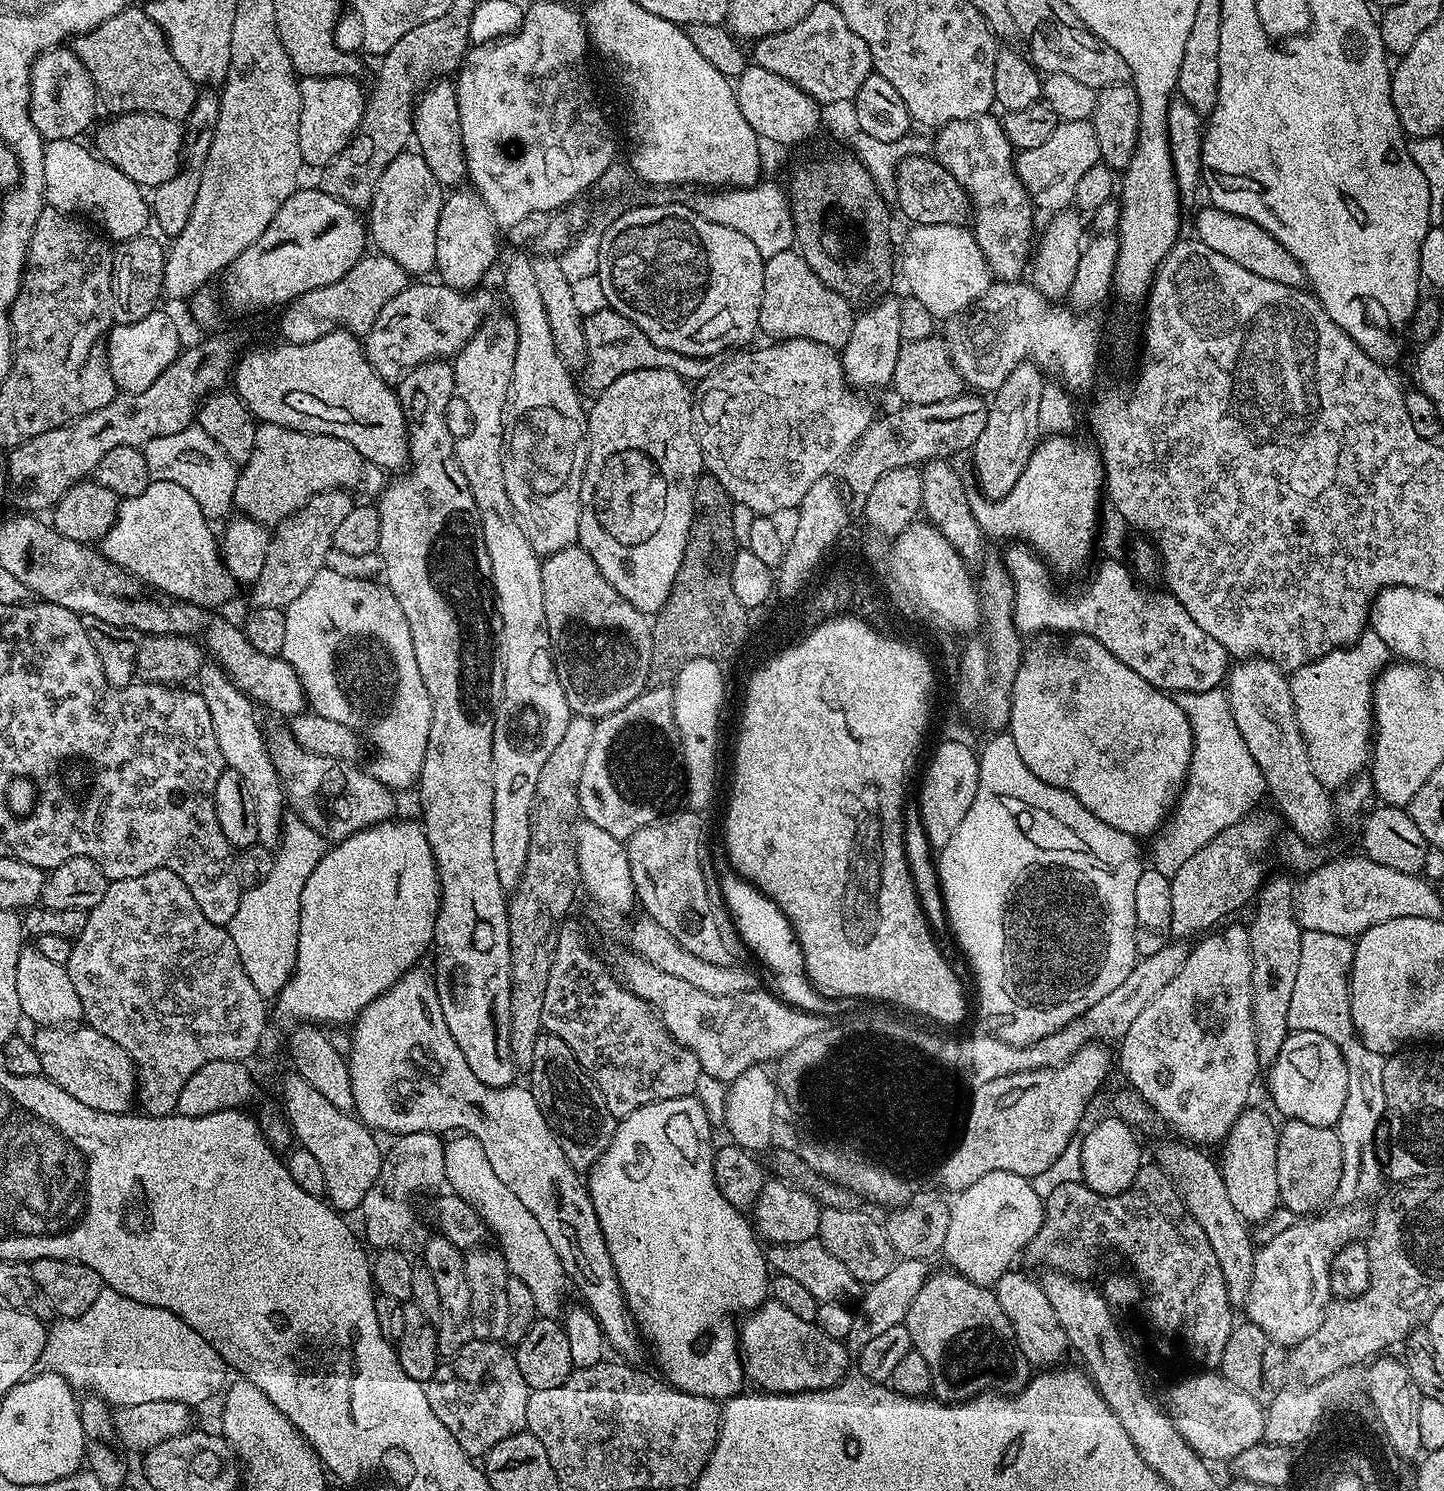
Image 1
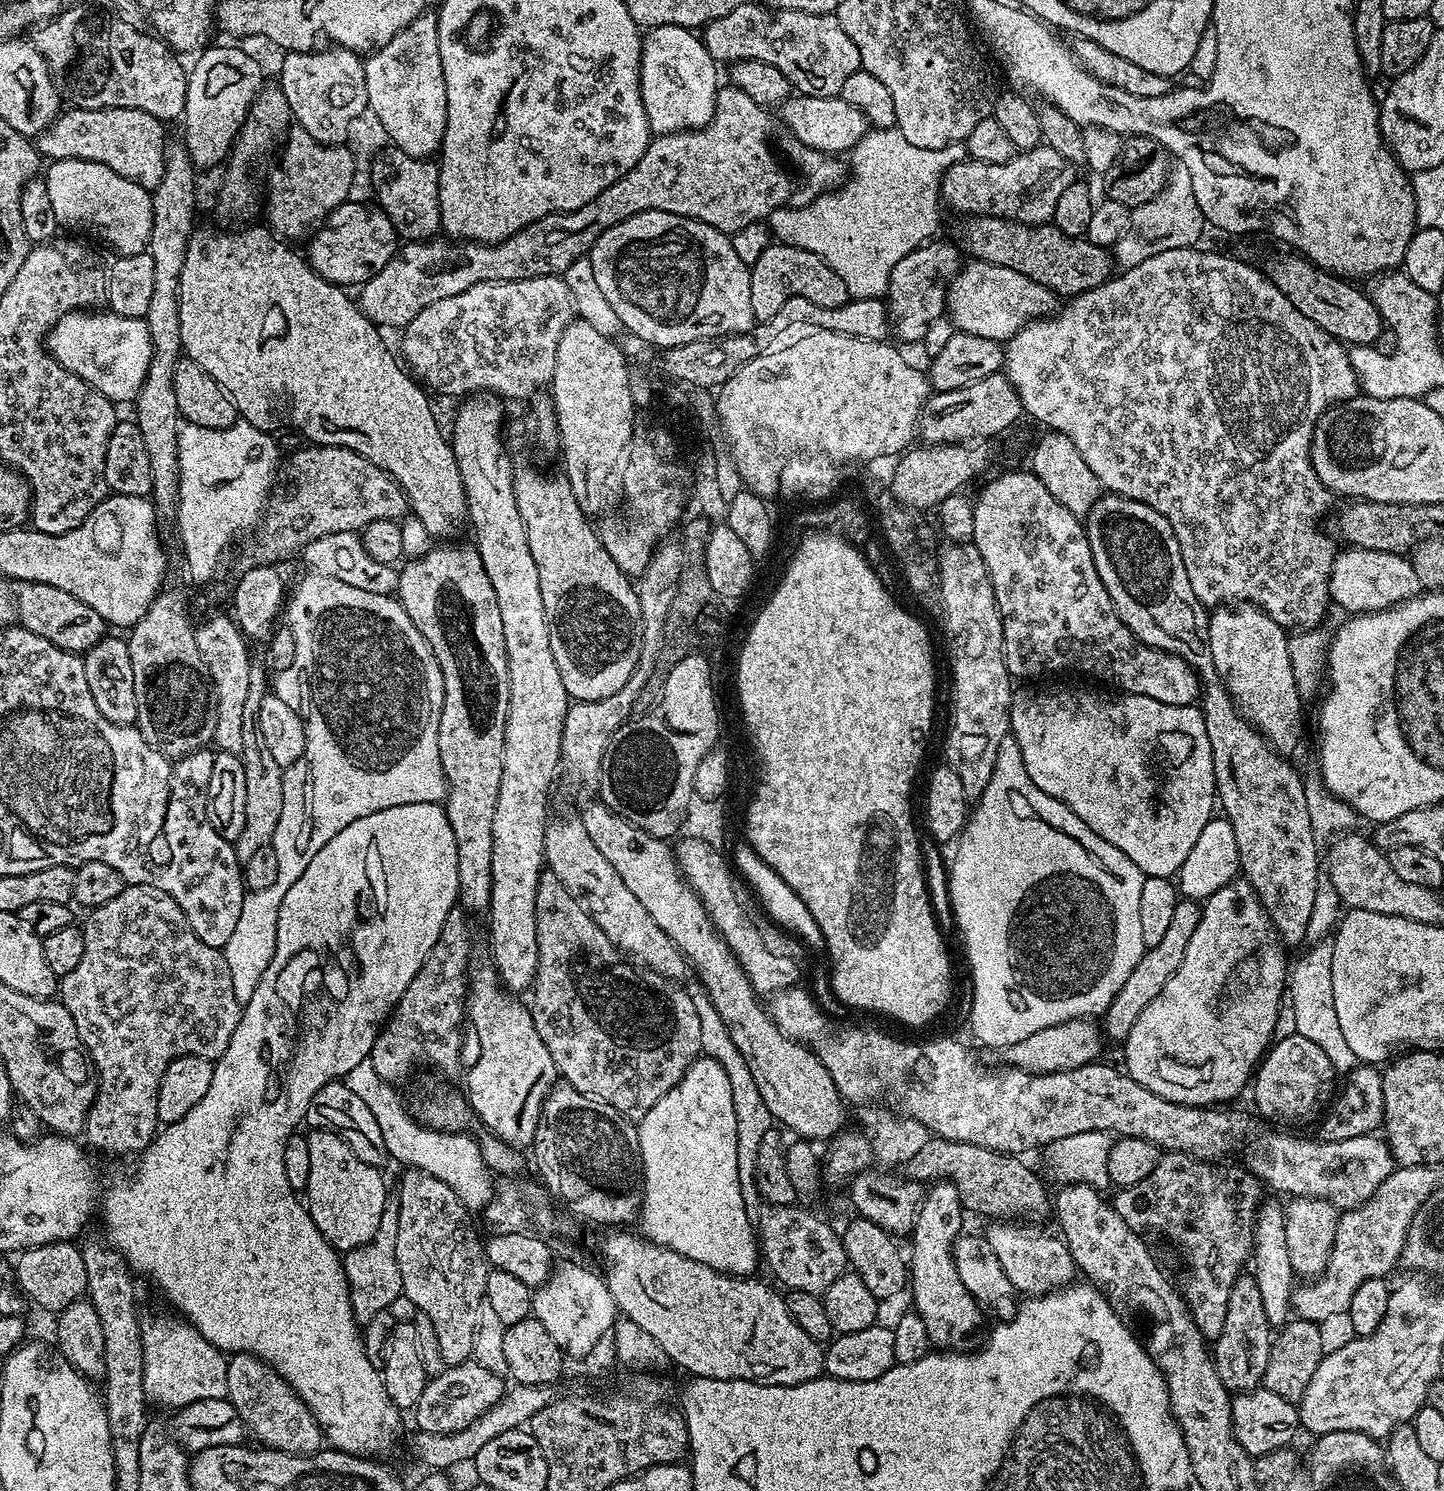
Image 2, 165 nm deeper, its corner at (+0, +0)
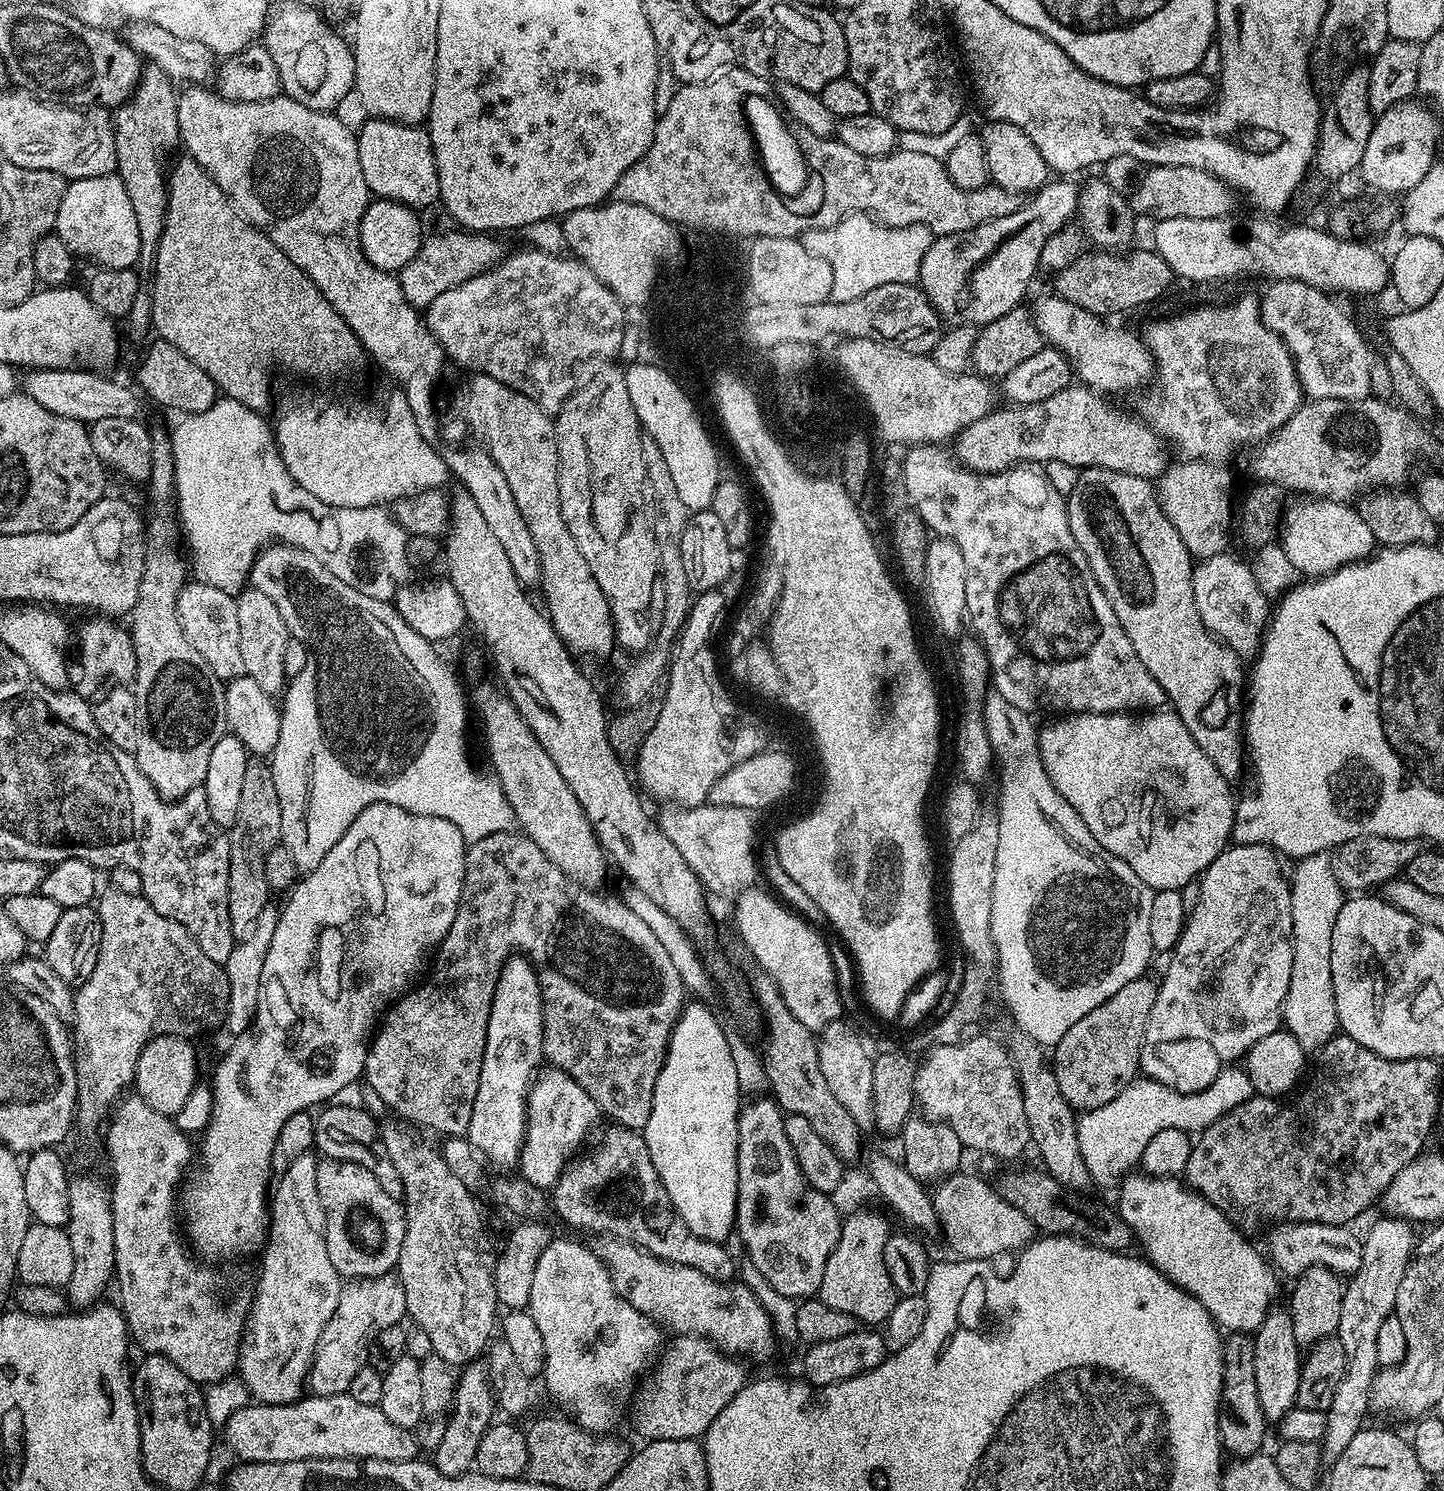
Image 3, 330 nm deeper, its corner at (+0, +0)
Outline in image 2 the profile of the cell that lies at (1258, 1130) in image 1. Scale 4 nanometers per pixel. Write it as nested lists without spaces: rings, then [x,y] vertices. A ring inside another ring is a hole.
[[[1265,1199],[1256,1211],[1256,1224],[1252,1228],[1250,1272],[1255,1276],[1258,1291],[1262,1294],[1262,1306],[1266,1310],[1269,1325],[1276,1330],[1283,1328],[1293,1315],[1294,1273],[1290,1266],[1290,1250],[1286,1250],[1284,1210],[1272,1200]]]

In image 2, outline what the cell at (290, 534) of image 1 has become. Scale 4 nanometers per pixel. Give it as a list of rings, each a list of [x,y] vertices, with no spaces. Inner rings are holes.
[[[258,658],[252,660],[249,673],[249,692],[246,694],[242,712],[240,757],[243,762],[243,773],[246,777],[246,825],[243,827],[242,834],[234,841],[236,856],[241,863],[248,860],[255,851],[262,850],[262,847],[271,844],[282,814],[283,769],[271,757],[270,750],[265,749],[257,720],[262,700],[270,690],[270,672],[267,665],[262,660],[261,662]]]

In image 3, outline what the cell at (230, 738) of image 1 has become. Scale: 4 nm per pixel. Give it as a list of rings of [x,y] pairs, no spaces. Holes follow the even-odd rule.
[[[193,579],[185,583],[182,594],[178,596],[178,622],[194,650],[206,658],[212,675],[221,682],[245,675],[242,662],[242,630],[238,630],[237,597],[218,590],[218,586],[203,584]]]

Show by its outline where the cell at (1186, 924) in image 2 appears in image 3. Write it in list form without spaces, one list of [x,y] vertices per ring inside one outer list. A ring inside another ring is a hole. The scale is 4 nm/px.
[[[1143,976],[1122,986],[1117,994],[1085,1017],[1074,1022],[1066,1034],[1053,1045],[1050,1063],[1056,1075],[1058,1090],[1073,1110],[1081,1113],[1106,1106],[1118,1098],[1140,1072],[1140,1048],[1144,1041],[1146,1022],[1157,997],[1158,986],[1149,977]]]

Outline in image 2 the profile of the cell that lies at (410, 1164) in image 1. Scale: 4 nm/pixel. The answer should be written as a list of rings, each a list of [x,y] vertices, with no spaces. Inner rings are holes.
[[[389,1206],[378,1224],[378,1234],[370,1242],[343,1253],[344,1273],[350,1286],[352,1312],[356,1323],[363,1326],[374,1318],[374,1314],[391,1309],[394,1298],[402,1295],[402,1270],[398,1270],[398,1212],[399,1207]]]

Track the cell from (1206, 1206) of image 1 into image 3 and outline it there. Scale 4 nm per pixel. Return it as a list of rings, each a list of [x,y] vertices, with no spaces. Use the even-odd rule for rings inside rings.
[[[1232,1334],[1223,1341],[1224,1365],[1220,1399],[1220,1447],[1232,1458],[1255,1456],[1264,1444],[1266,1421],[1258,1402],[1258,1382],[1254,1379],[1254,1346],[1252,1336]]]

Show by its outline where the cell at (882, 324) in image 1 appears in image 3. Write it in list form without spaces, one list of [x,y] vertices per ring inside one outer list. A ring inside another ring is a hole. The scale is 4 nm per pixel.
[[[1053,179],[1035,194],[1029,195],[1019,208],[1002,218],[988,220],[965,232],[955,232],[933,239],[930,250],[926,250],[926,258],[922,258],[918,287],[924,291],[945,325],[983,326],[994,322],[994,318],[1002,318],[1002,314],[1025,303],[1024,295],[1028,292],[1028,283],[1040,268],[1040,255],[1042,246],[1046,246],[1046,238],[1050,238],[1050,234],[1058,234],[1058,230],[1069,227],[1077,215],[1078,188],[1068,180],[1071,179]]]

